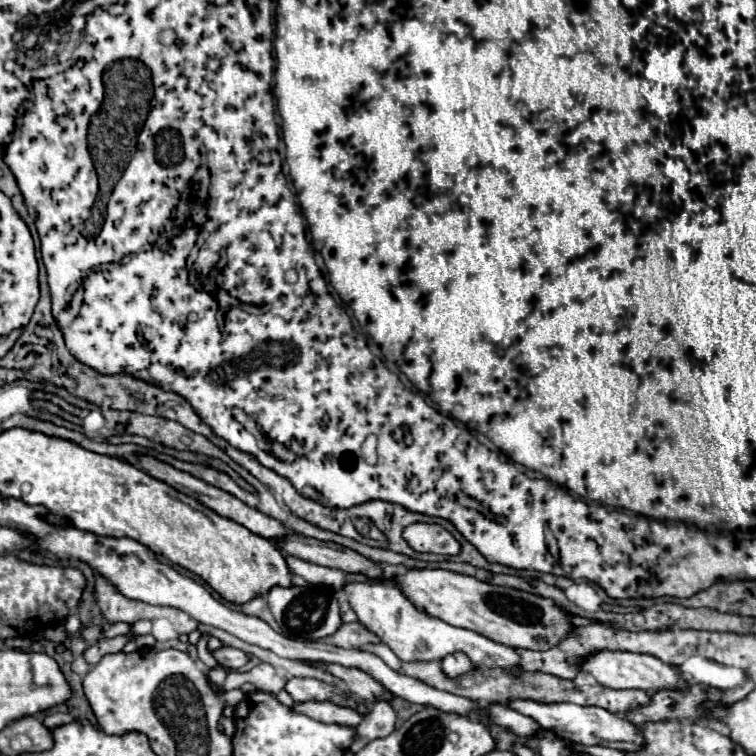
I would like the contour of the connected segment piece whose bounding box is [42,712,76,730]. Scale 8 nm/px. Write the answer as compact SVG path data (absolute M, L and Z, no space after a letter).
M52 714L52 716L46 716L42 718L42 722L52 730L52 728L58 728L58 726L64 726L64 724L70 724L70 722L76 722L76 718L72 714Z

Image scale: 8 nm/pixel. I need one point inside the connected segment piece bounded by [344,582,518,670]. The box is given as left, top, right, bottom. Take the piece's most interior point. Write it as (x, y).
(412, 635)

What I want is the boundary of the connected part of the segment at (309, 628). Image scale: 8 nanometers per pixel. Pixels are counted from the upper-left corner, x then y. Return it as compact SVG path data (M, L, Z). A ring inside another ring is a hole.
M326 584L320 586L274 586L268 592L268 606L282 628L284 636L300 640L320 640L334 634L342 626L340 604L334 590Z

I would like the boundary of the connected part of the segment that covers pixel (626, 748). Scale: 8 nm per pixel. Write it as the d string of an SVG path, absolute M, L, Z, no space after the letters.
M508 700L506 702L510 708L514 708L516 712L530 716L532 720L536 720L542 728L554 732L556 736L564 738L564 740L572 740L572 742L580 742L586 746L608 746L608 748L616 748L622 752L636 752L642 748L644 740L638 734L638 728L628 722L628 720L620 720L614 714L610 714L608 710L596 708L596 706L578 706L578 704L542 704L538 700Z

